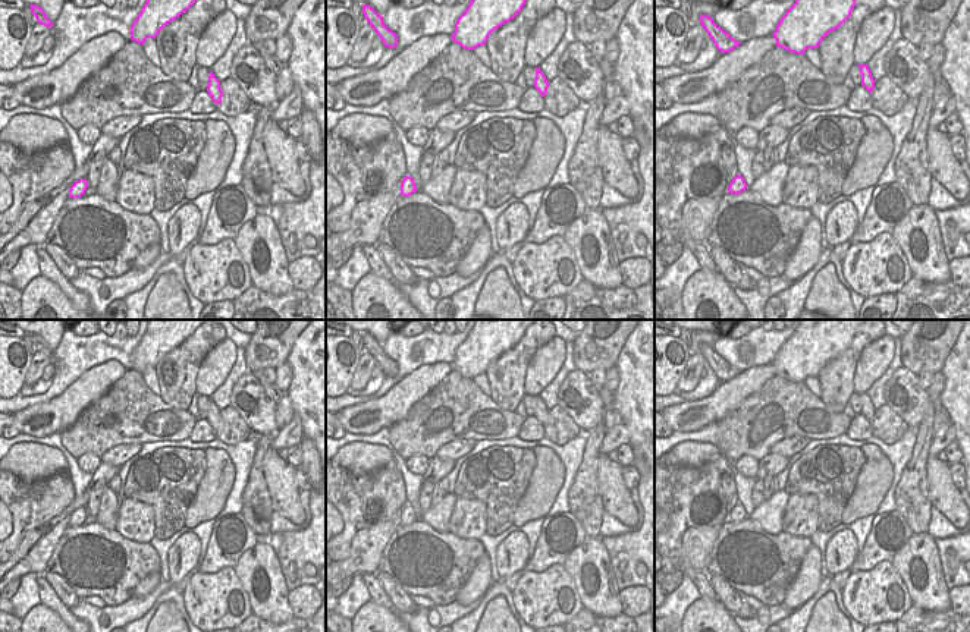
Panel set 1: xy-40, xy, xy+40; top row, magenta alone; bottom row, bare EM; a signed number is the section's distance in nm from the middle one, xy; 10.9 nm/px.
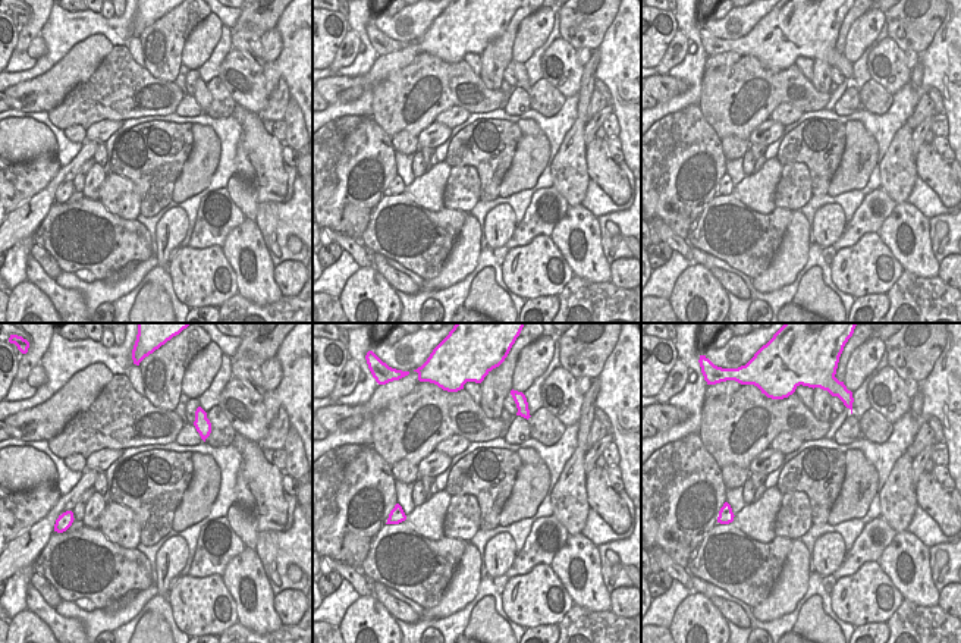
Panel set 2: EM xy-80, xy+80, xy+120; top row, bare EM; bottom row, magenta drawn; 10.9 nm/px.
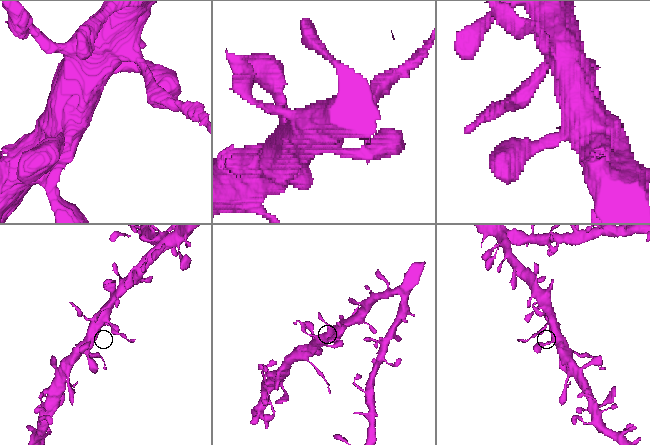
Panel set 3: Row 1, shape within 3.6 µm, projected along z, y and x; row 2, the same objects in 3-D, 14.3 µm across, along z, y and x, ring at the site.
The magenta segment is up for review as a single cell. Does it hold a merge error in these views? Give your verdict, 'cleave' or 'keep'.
cleave

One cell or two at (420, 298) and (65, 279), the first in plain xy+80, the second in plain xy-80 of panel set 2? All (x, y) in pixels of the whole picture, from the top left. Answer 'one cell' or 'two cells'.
one cell

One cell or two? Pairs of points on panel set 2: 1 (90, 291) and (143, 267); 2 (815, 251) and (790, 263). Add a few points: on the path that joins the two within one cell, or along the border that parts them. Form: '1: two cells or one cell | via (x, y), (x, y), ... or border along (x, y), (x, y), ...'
1: one cell | via (103, 291), (116, 291), (129, 281)
2: two cells | border along (810, 244), (806, 264), (790, 284)

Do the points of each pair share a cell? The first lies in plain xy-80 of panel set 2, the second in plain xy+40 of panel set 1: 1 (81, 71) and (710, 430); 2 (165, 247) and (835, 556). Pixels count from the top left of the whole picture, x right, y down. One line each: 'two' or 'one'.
1: two
2: one

